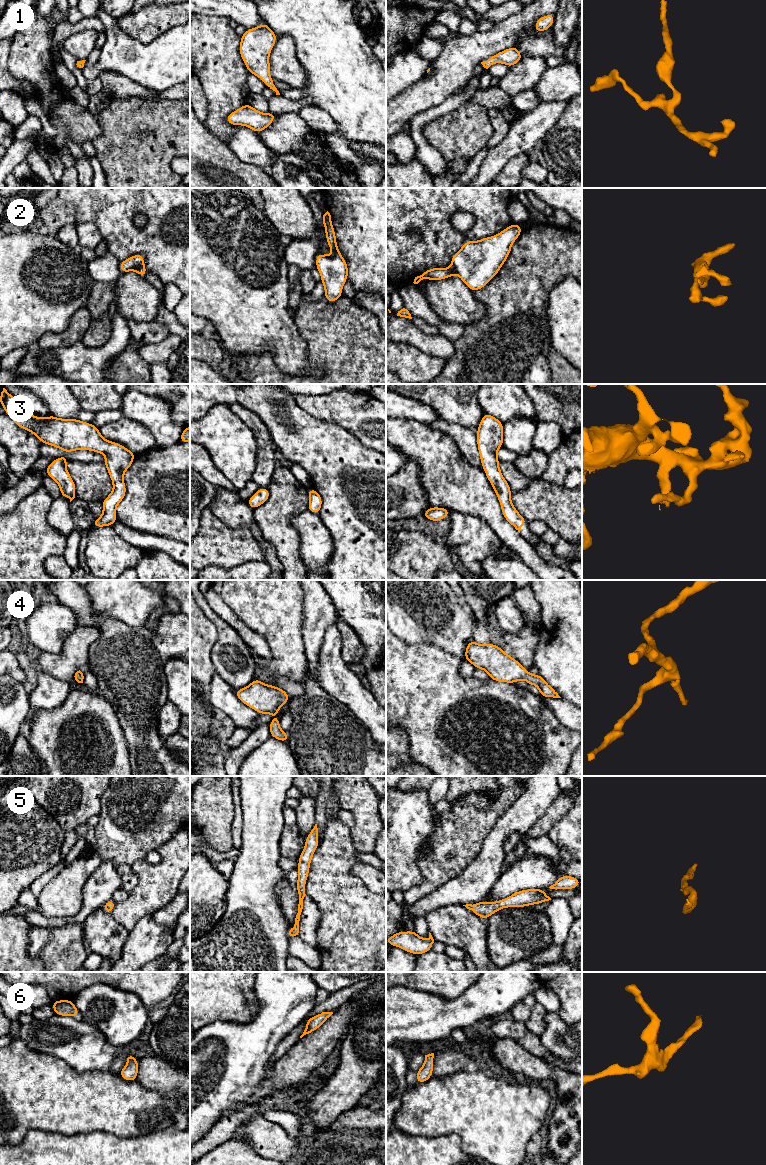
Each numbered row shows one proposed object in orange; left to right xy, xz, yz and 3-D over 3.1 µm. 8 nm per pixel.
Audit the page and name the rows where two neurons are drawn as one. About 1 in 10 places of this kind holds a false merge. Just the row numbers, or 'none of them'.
none of them

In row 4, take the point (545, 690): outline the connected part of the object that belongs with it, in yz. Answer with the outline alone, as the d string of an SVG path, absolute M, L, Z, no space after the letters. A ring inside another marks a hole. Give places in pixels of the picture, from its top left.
M475 640L469 642L465 661L471 662L476 669L485 670L490 679L497 682L516 683L523 679L528 685L536 685L542 697L561 698L542 676L530 674L517 660L491 642L488 645L480 645Z

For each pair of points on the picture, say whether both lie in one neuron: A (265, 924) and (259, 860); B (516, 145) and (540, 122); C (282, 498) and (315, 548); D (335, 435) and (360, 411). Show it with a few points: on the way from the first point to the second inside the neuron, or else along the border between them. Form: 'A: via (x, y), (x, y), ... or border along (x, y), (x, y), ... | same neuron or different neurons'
A: via (259, 908), (259, 876) | same neuron
B: via (522, 139), (534, 127) | same neuron
C: border along (307, 508), (295, 514), (290, 520), (299, 539) | different neurons
D: border along (321, 420), (335, 423), (345, 428), (361, 443) | different neurons

